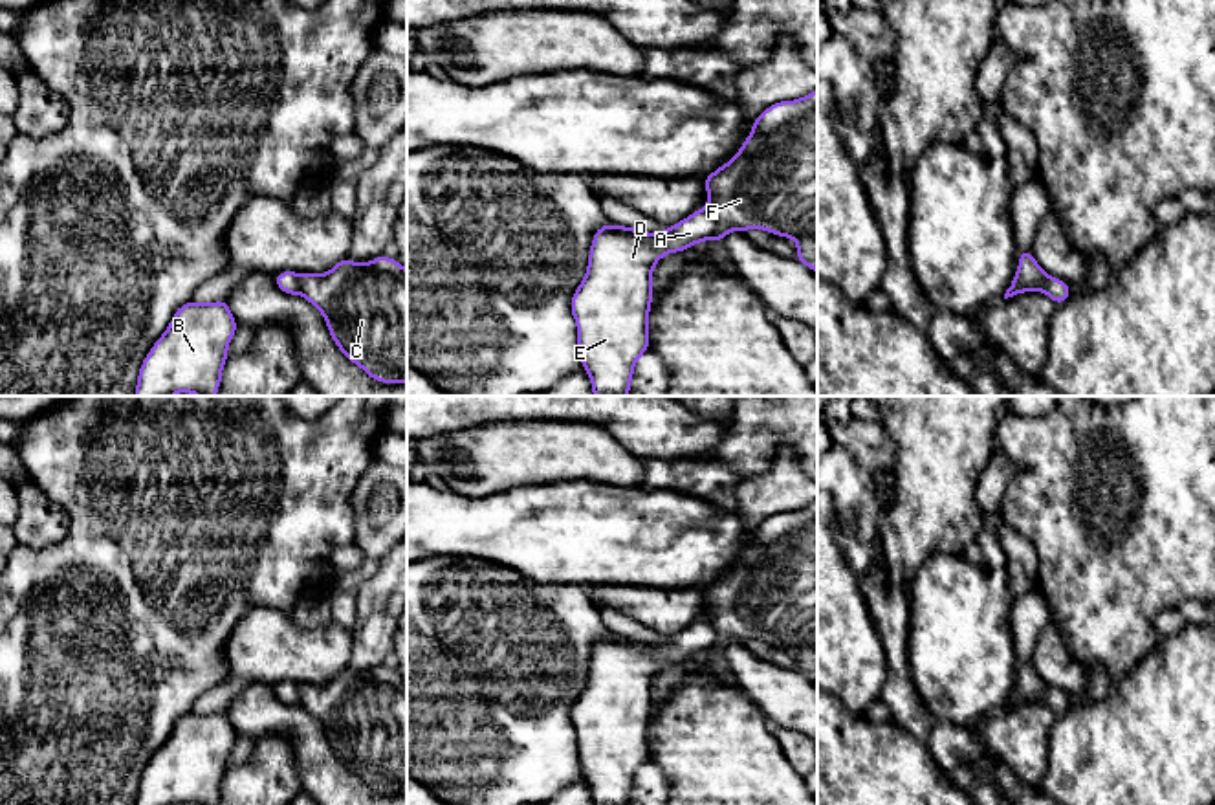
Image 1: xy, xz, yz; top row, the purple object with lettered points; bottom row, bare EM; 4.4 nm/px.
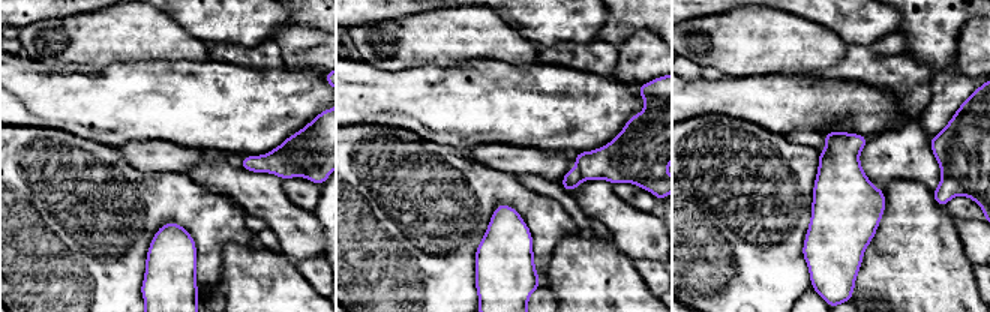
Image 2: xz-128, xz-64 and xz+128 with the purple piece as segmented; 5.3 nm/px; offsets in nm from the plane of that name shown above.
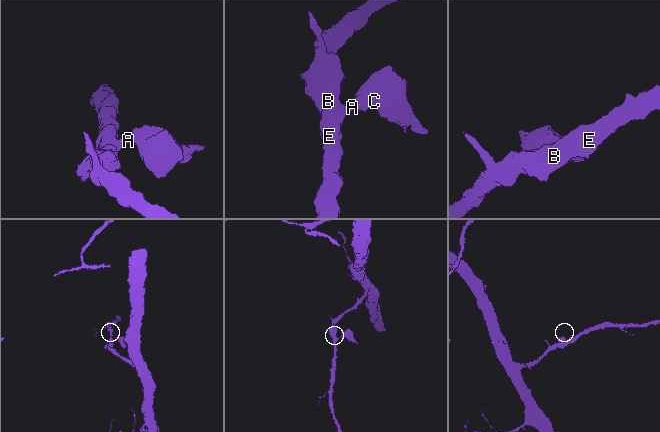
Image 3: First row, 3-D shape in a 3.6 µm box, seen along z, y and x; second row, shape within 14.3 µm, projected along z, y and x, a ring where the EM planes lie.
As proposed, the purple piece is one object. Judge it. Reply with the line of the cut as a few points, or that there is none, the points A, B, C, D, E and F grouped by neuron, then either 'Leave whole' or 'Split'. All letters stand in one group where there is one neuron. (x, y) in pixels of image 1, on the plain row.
Split along xz (708, 620), (715, 633), (713, 646). Groups: A B D E / C F. Split

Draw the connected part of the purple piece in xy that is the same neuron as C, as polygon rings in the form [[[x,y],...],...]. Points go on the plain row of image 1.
[[[348,667],[328,684],[297,684],[301,706],[319,719],[334,754],[372,790],[407,794],[407,680],[390,667],[356,675]]]

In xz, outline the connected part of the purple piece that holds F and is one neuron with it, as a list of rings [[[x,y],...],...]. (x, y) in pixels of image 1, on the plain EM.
[[[817,501],[761,523],[737,567],[704,592],[718,655],[731,640],[744,644],[759,638],[794,649],[795,669],[817,684]]]

